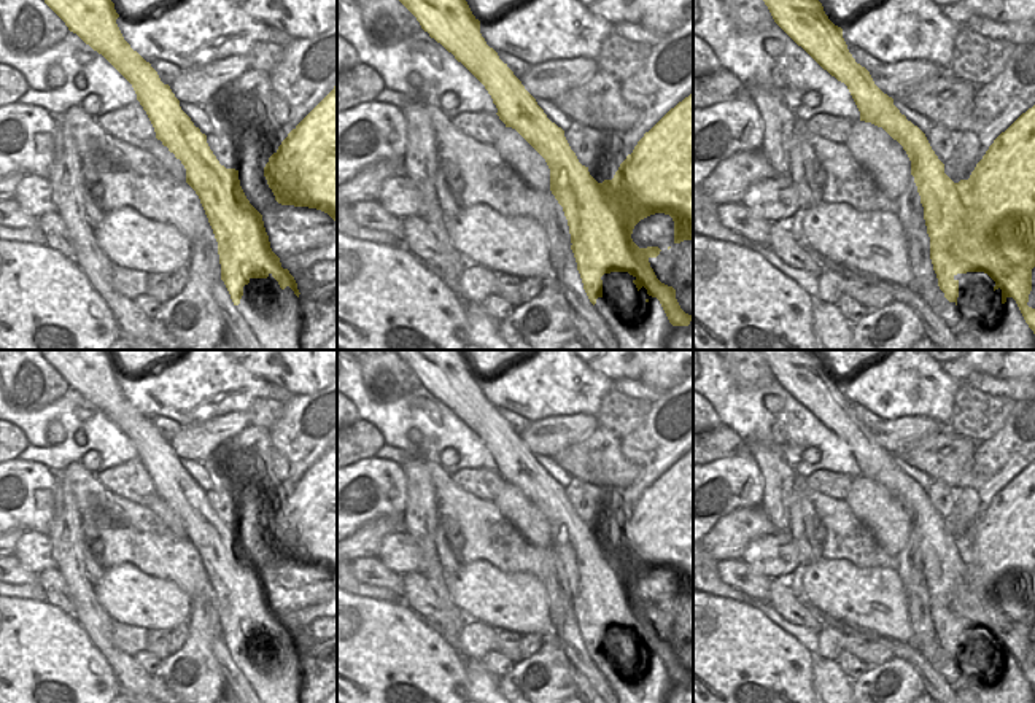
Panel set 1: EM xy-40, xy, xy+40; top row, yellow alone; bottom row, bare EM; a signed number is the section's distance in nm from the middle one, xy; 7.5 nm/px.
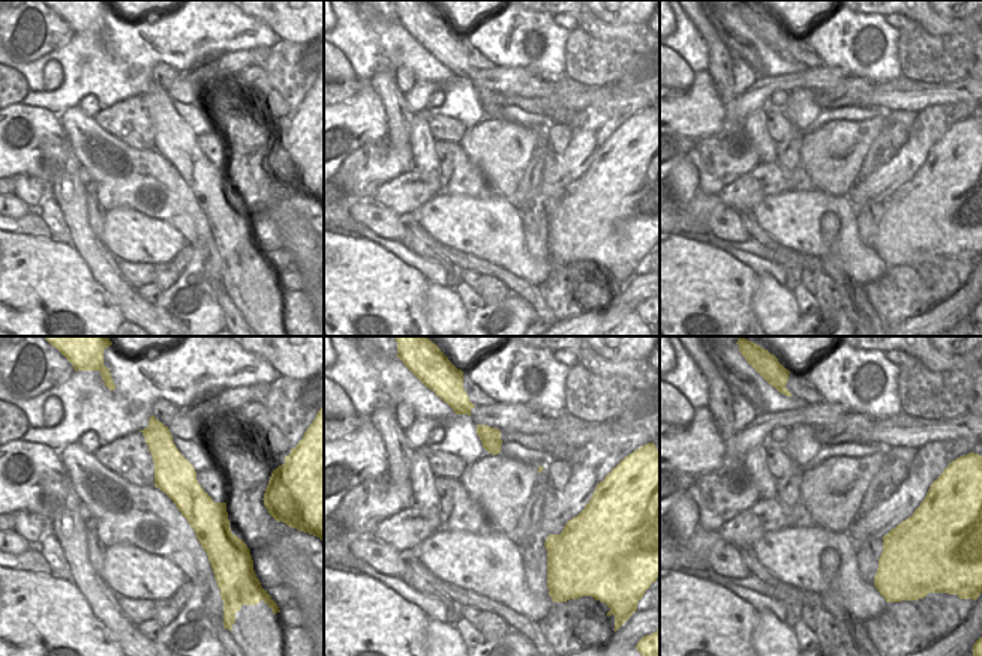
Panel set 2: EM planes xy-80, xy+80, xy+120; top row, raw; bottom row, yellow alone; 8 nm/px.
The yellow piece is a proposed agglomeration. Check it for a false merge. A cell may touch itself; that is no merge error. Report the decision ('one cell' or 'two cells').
two cells

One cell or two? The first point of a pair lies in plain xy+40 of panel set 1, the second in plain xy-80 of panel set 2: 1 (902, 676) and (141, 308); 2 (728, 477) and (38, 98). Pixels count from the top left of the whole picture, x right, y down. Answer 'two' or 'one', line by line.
1: two
2: two

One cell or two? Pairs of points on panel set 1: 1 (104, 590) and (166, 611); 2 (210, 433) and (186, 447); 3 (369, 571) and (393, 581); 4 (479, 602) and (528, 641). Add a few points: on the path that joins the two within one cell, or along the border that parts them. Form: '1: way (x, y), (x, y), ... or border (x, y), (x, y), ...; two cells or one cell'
1: way (120, 590), (150, 603); one cell
2: way (204, 438), (193, 442); one cell
3: way (376, 573), (387, 578); one cell
4: border (542, 633), (531, 632), (527, 635); two cells

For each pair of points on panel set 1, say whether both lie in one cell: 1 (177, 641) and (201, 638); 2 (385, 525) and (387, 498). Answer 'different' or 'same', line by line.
1: different
2: different

